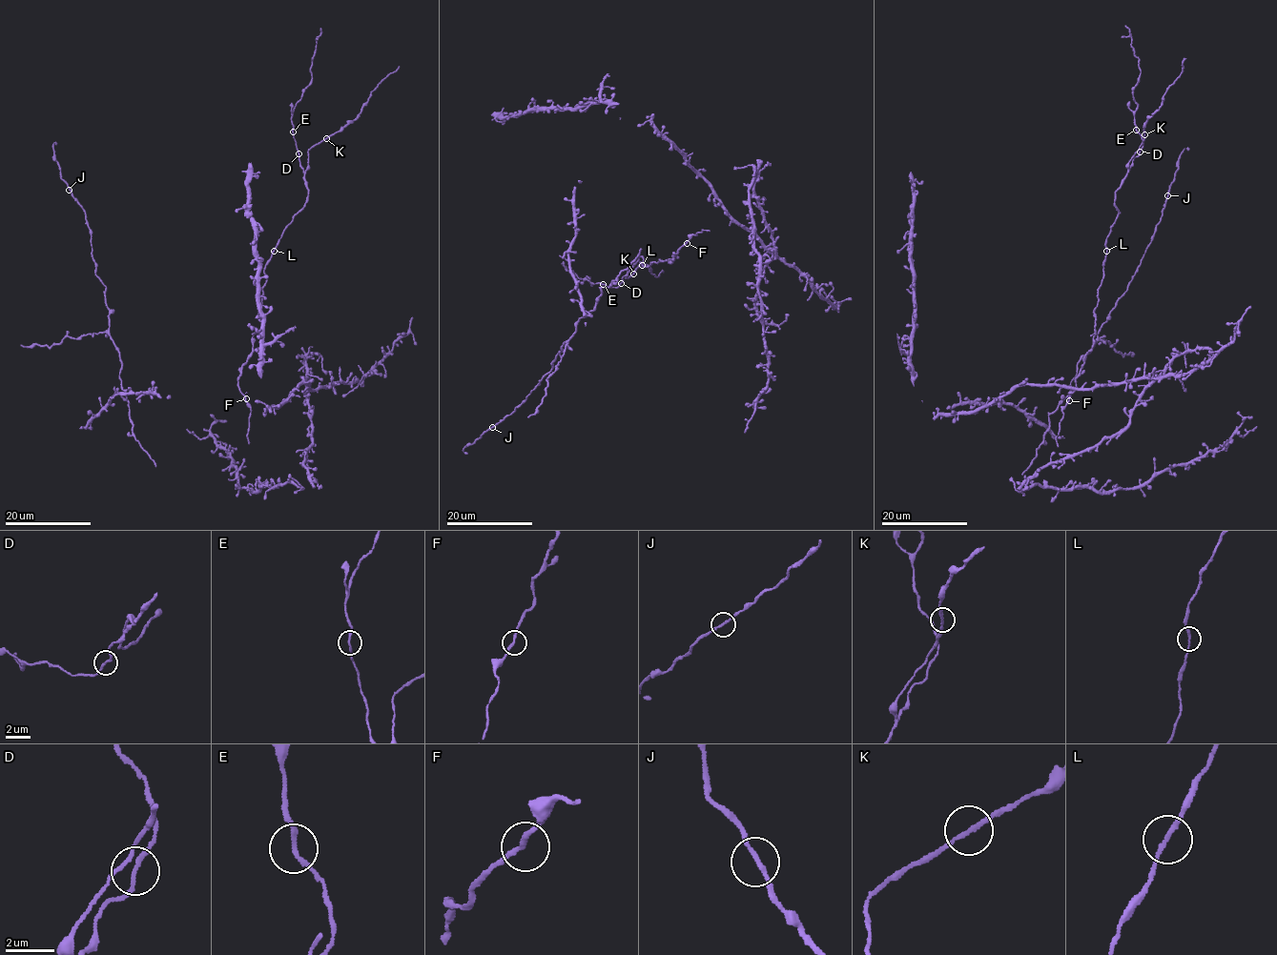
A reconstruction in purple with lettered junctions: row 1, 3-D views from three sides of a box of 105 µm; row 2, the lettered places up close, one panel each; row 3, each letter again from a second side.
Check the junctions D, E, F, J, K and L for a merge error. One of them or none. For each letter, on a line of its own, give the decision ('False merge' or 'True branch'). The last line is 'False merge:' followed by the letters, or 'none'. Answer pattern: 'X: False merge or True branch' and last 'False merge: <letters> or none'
D: True branch
E: True branch
F: True branch
J: True branch
K: True branch
L: True branch
False merge: none

